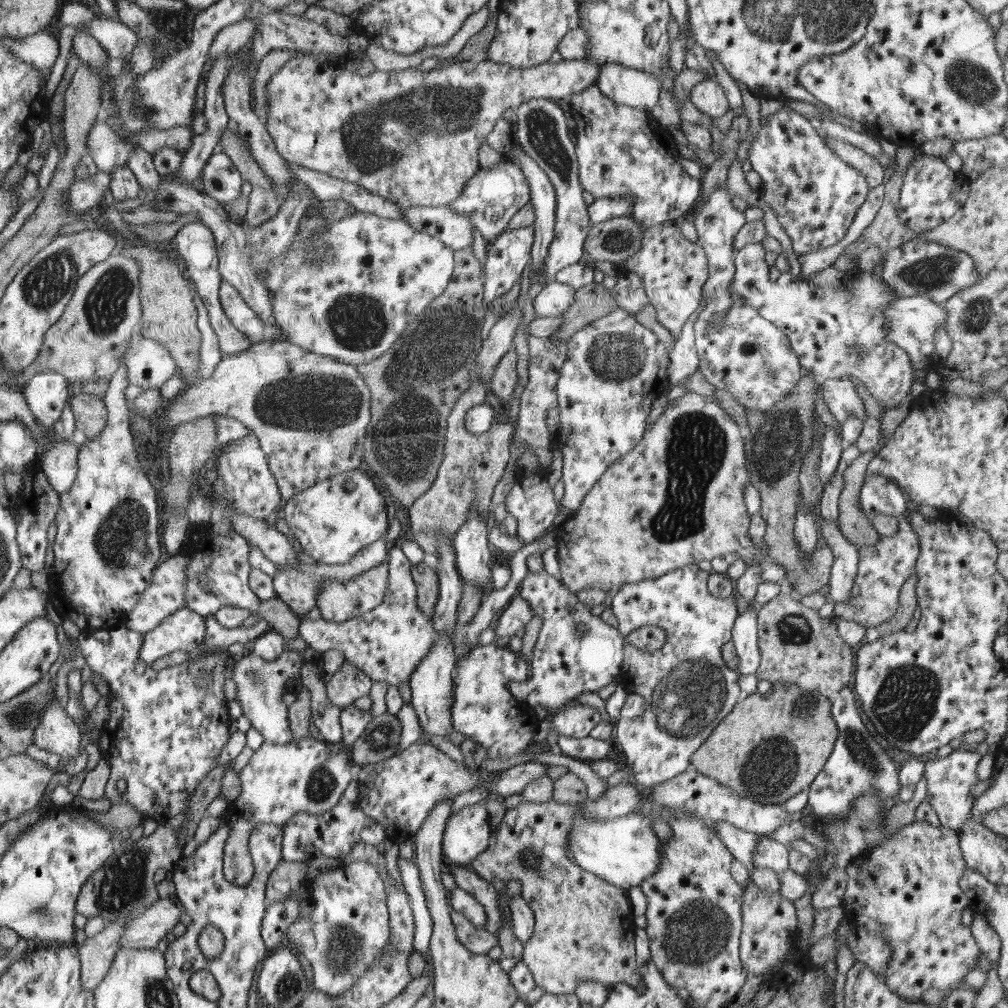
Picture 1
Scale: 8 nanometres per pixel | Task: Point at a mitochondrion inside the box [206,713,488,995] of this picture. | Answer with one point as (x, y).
(342, 952)

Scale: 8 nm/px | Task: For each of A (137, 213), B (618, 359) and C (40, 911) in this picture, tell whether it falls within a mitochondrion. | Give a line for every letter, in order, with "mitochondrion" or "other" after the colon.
A: other
B: mitochondrion
C: mitochondrion

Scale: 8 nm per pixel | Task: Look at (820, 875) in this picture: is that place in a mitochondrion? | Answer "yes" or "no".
no

